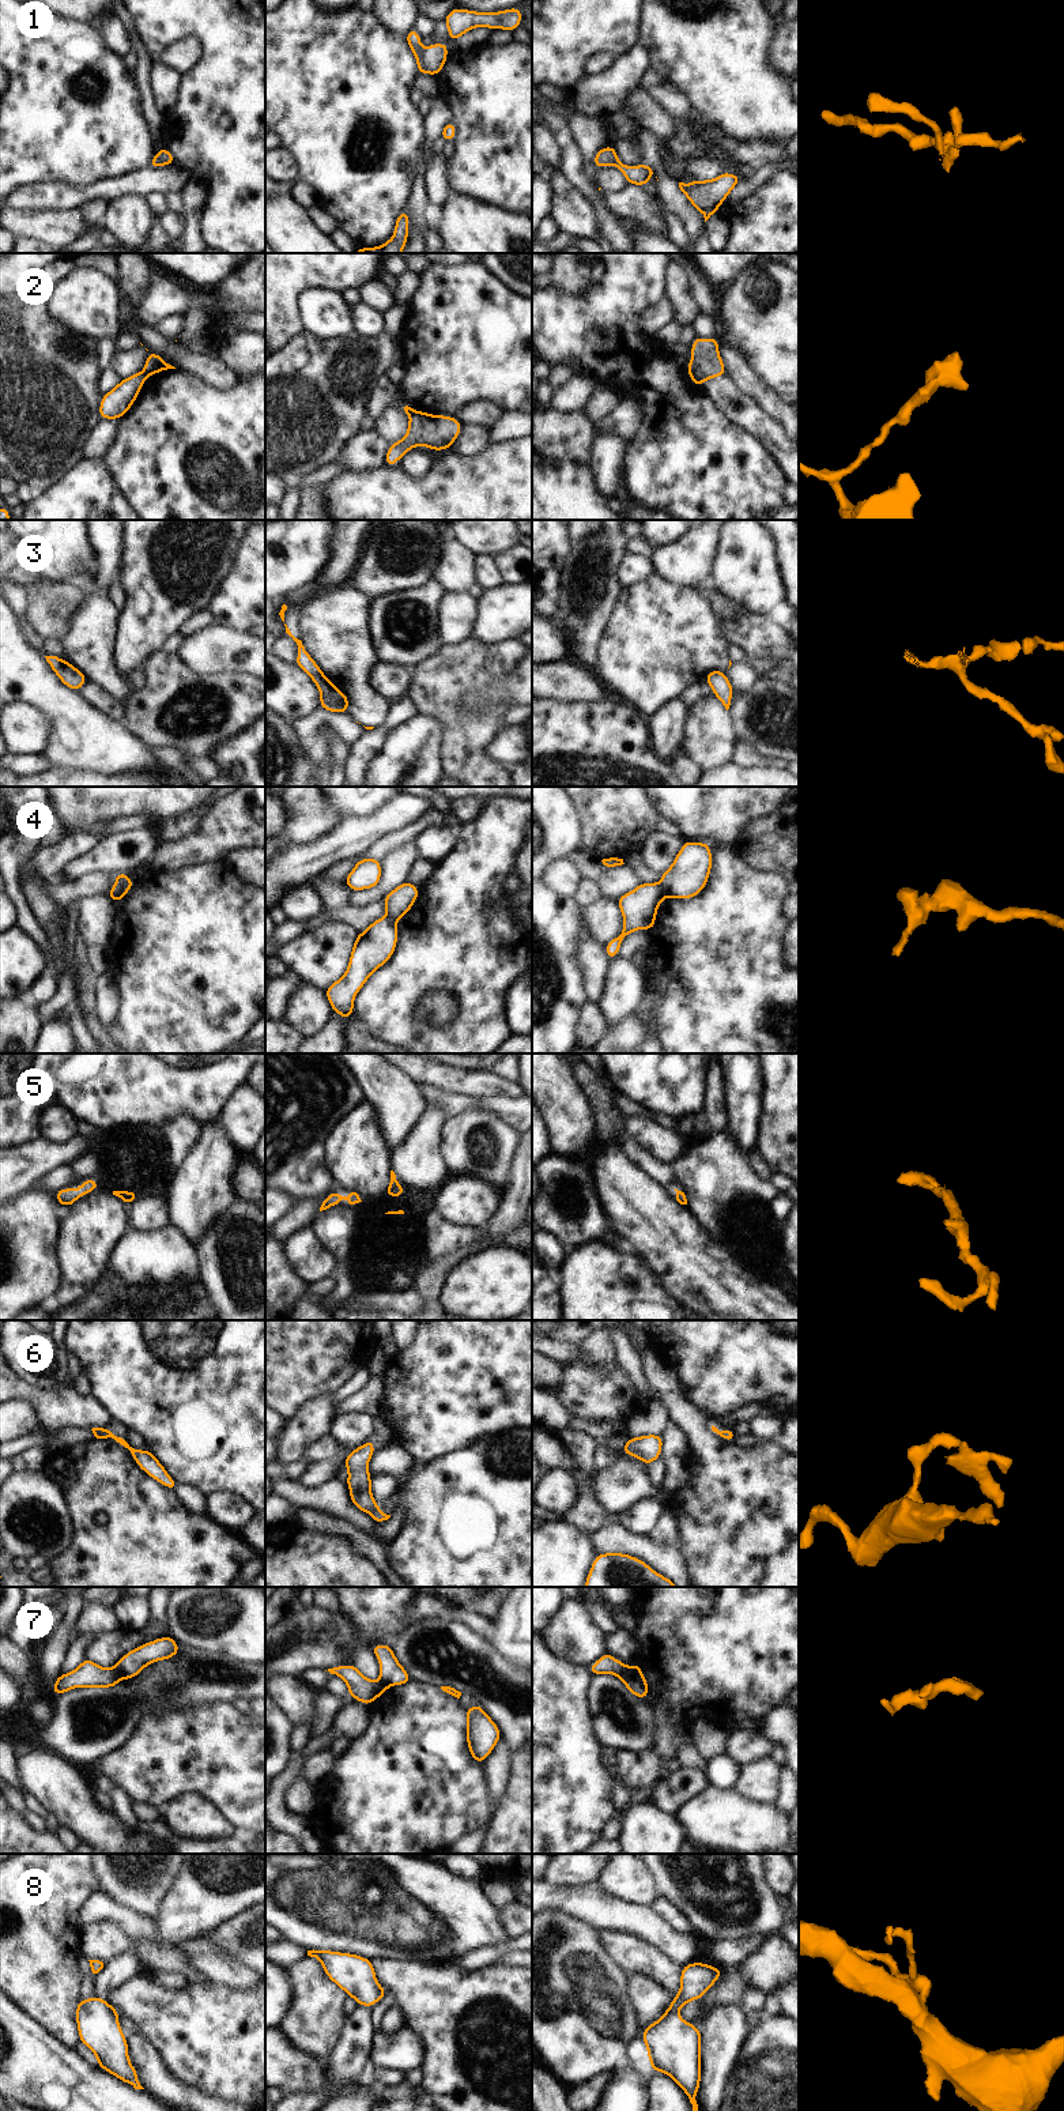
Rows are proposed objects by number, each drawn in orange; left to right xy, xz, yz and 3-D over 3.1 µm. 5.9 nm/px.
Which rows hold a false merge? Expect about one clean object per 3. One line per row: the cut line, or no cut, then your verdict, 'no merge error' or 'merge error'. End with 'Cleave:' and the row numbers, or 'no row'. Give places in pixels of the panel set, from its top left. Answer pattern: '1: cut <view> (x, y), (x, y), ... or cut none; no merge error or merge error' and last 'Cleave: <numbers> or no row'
1: cut xz (422, 48), (422, 67), (427, 72); merge error
2: cut xy (143, 370), (146, 377); merge error
3: cut yz (713, 670), (724, 674); merge error
4: cut xy (128, 878), (120, 898); merge error
5: cut none; no merge error
6: cut xz (377, 1507), (370, 1514); merge error
7: cut xy (113, 1667), (121, 1678); merge error
8: cut yz (666, 2012), (676, 2013); merge error
Cleave: 1, 2, 3, 4, 6, 7, 8

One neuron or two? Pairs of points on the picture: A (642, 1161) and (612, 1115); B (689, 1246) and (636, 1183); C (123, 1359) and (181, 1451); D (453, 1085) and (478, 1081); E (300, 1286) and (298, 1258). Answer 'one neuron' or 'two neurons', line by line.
A: two neurons
B: one neuron
C: one neuron
D: one neuron
E: two neurons

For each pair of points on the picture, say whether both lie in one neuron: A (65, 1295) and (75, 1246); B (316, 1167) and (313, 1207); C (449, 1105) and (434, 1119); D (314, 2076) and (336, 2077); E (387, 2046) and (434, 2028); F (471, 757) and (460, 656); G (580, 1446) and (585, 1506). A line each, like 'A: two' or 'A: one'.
A: one
B: two
C: two
D: two
E: two
F: one
G: one

